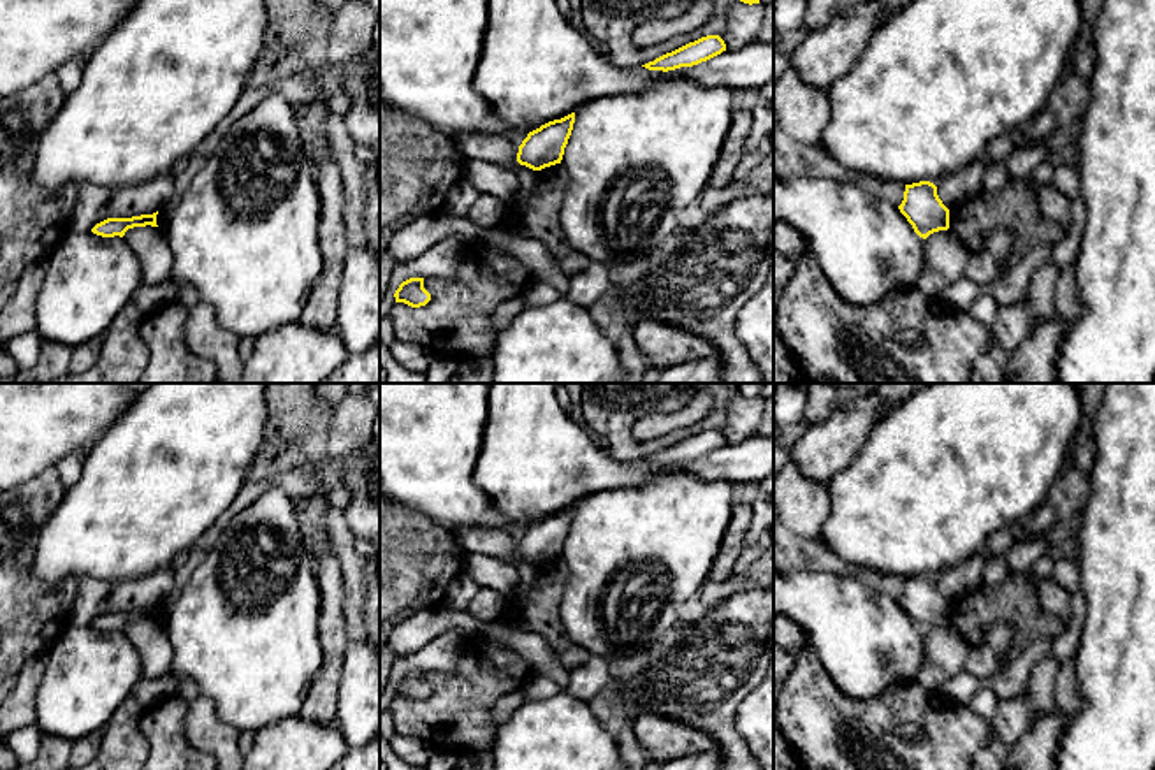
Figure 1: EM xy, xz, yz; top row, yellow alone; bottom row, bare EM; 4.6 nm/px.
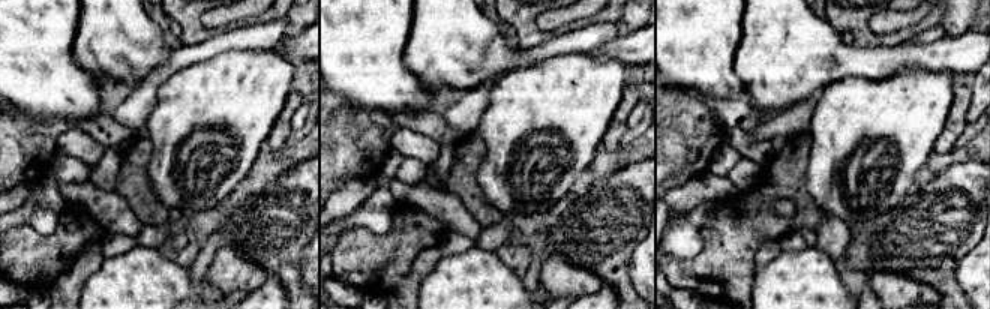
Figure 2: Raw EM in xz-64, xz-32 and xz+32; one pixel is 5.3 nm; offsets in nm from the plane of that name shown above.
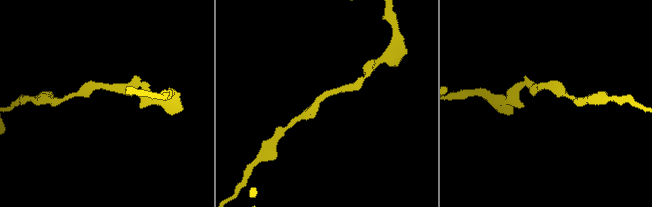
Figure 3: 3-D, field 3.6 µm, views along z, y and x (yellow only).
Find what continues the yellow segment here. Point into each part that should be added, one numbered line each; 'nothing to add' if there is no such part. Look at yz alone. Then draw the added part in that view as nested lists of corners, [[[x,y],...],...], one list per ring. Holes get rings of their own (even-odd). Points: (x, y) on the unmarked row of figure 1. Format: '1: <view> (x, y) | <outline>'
nothing to add

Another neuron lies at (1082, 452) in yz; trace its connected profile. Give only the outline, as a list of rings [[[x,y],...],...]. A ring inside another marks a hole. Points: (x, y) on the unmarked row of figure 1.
[[[1092,436],[1085,439],[1072,439],[1067,457],[1074,464],[1074,468],[1078,468],[1085,475],[1090,475],[1093,468],[1095,448],[1097,445]]]

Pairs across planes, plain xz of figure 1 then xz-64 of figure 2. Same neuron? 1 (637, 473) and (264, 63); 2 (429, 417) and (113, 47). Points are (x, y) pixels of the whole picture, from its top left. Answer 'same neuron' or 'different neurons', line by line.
1: different neurons
2: different neurons

